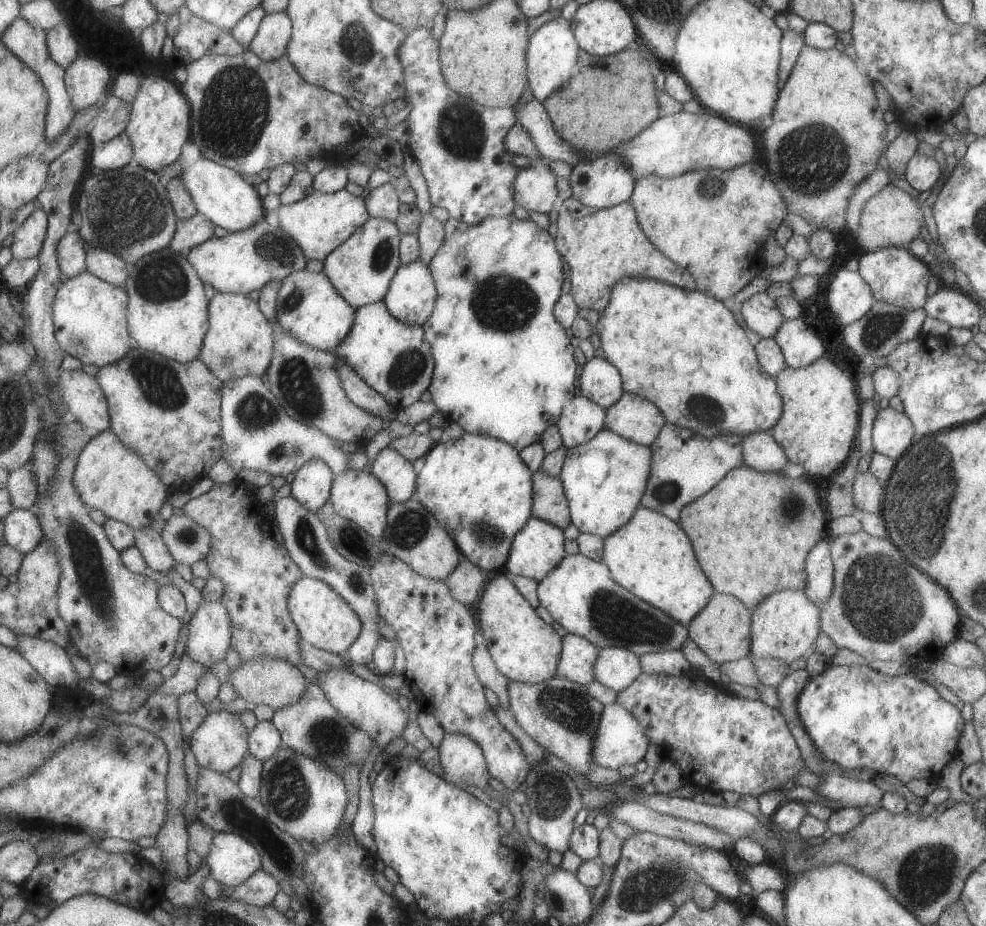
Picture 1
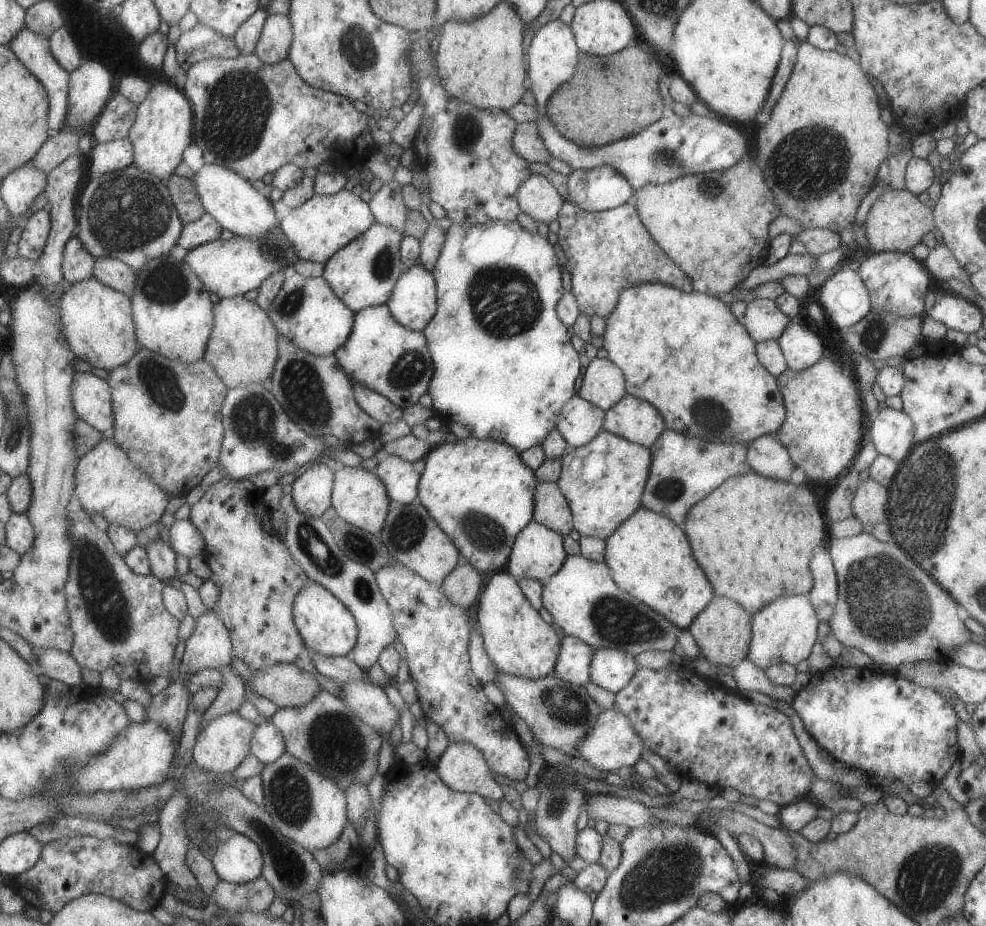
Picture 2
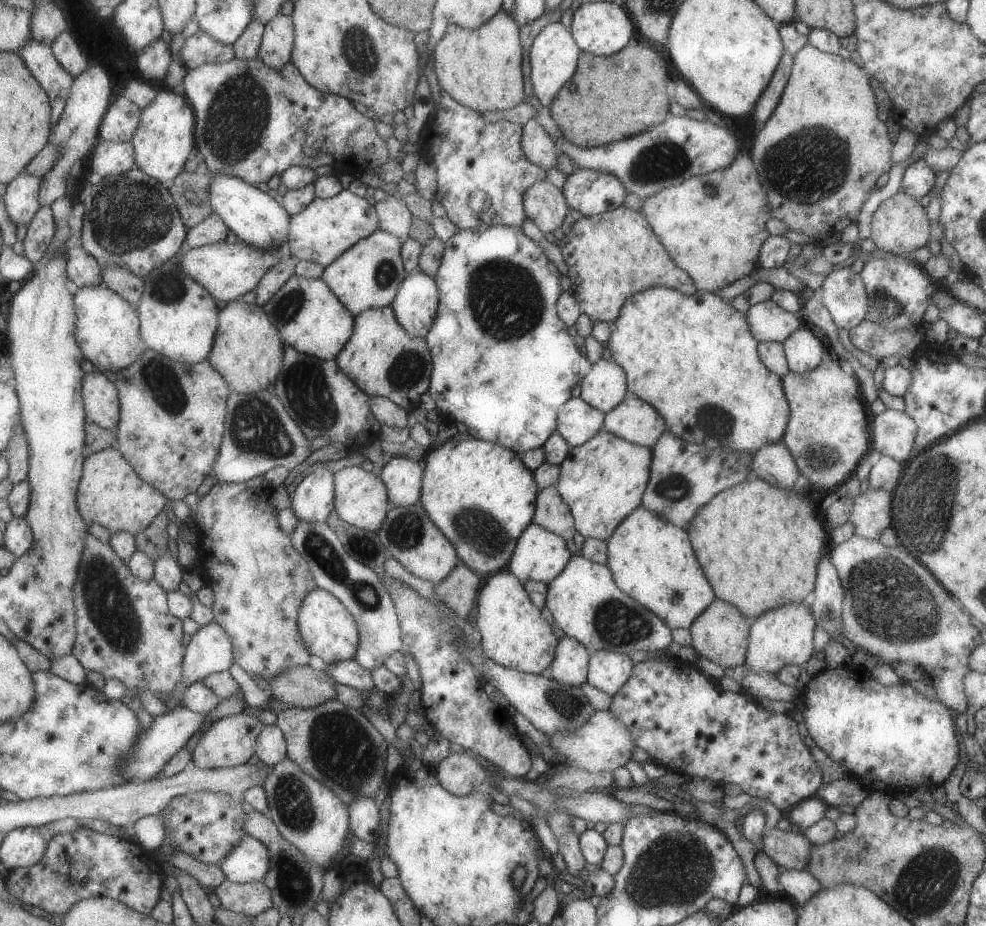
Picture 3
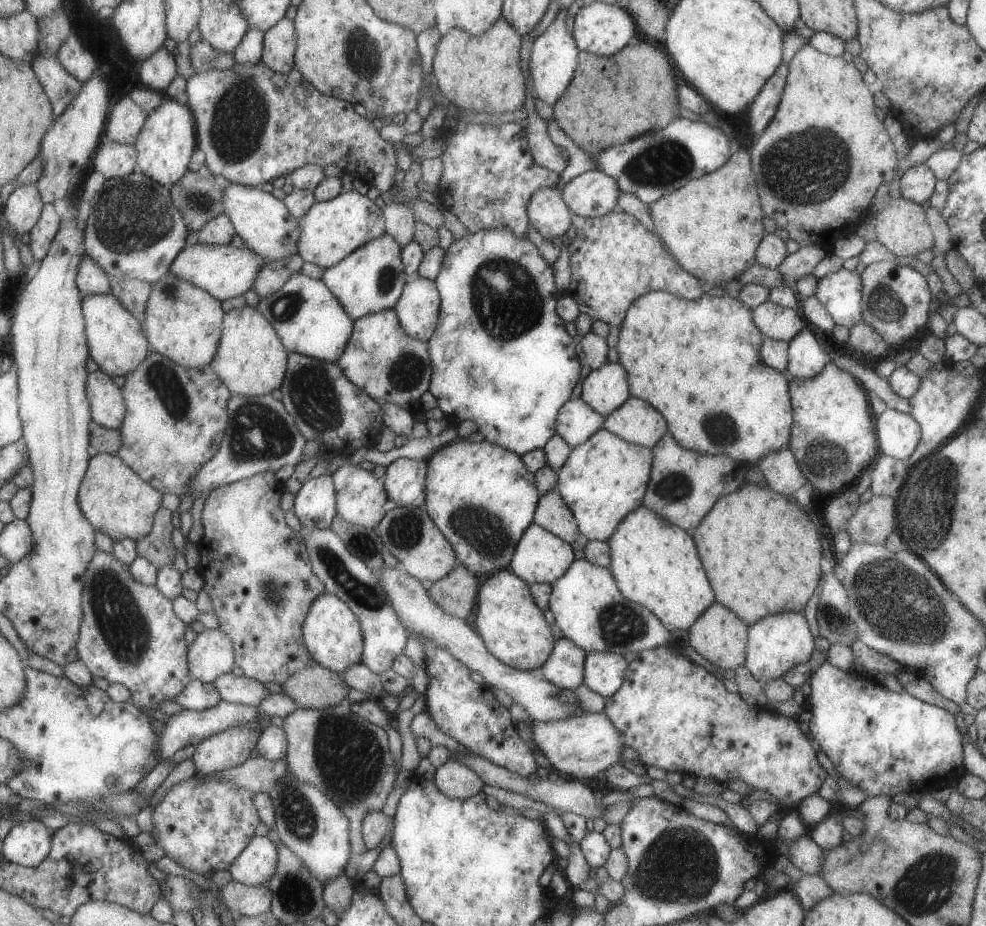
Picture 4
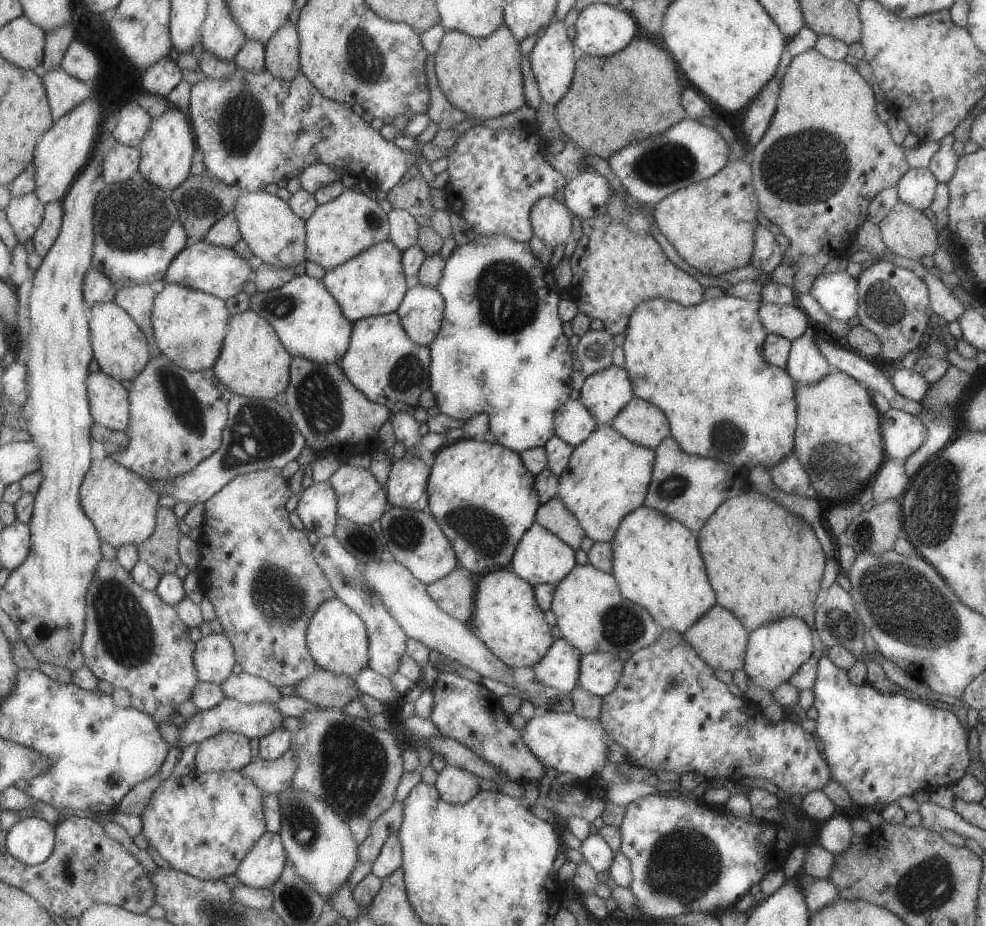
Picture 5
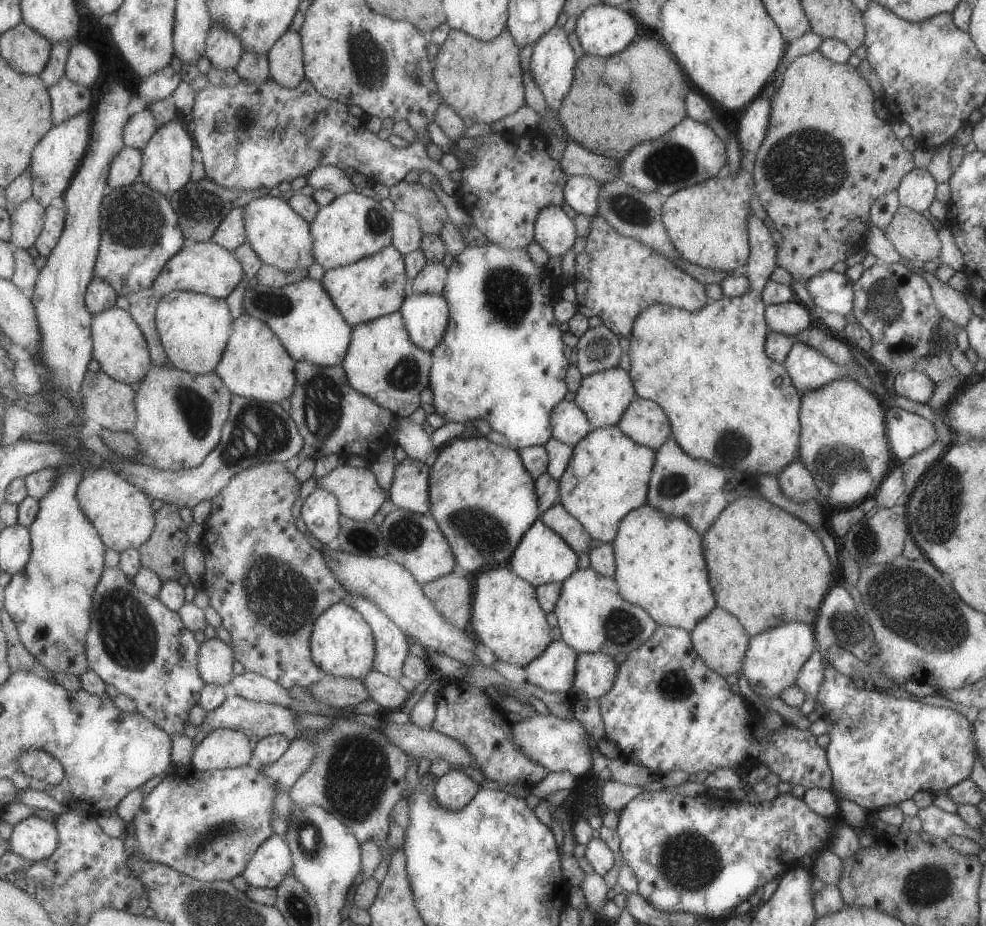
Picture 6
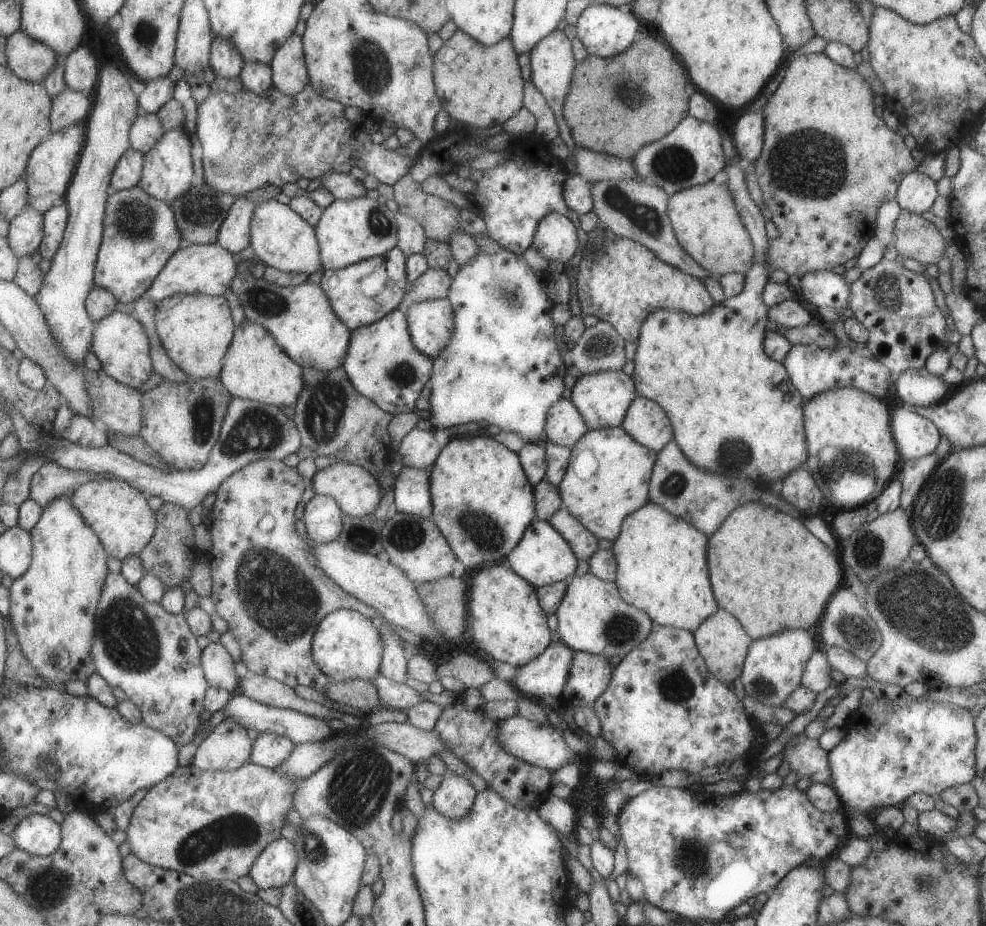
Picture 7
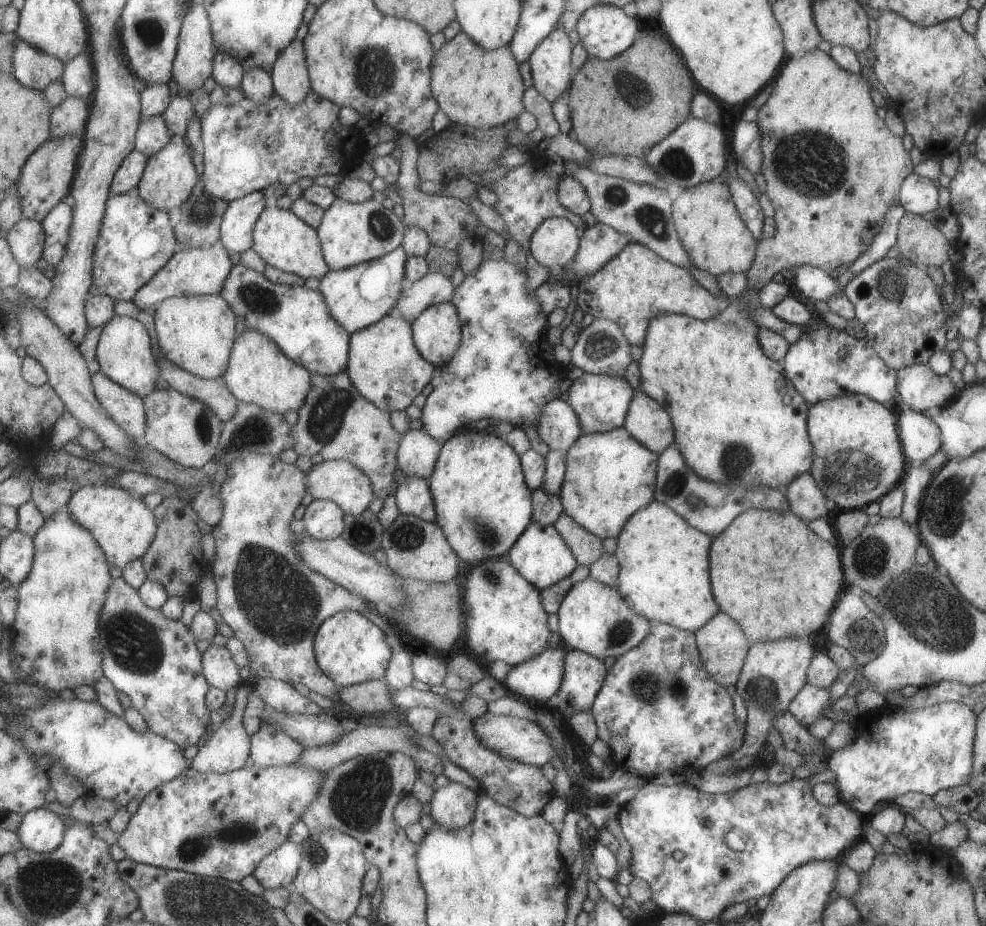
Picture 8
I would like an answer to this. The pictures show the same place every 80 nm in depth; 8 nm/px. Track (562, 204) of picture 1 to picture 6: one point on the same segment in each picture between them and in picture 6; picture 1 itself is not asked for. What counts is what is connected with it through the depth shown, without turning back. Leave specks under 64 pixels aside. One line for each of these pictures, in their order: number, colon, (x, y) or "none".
2: (606, 251)
3: (610, 256)
4: (613, 259)
5: (613, 269)
6: (616, 277)

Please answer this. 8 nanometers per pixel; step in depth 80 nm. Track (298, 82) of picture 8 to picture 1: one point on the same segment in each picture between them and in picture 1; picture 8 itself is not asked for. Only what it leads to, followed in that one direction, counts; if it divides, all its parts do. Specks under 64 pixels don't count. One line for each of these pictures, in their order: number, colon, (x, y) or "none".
1: (269, 43)
2: (272, 46)
3: (276, 44)
4: (279, 42)
5: (281, 50)
6: (284, 58)
7: (289, 75)

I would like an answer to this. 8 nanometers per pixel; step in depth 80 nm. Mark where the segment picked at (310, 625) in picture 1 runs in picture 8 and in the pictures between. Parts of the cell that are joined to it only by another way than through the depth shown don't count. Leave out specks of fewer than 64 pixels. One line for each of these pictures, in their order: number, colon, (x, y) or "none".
2: (326, 627)
3: (329, 632)
4: (331, 633)
5: (336, 637)
6: (341, 643)
7: (346, 645)
8: (349, 649)

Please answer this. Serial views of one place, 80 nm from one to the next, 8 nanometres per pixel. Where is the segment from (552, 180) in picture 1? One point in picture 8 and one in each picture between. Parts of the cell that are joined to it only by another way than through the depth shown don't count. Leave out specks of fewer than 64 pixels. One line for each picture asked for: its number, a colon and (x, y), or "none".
2: (536, 197)
3: (544, 204)
4: (547, 213)
5: (550, 220)
6: (554, 232)
7: (555, 239)
8: (554, 242)

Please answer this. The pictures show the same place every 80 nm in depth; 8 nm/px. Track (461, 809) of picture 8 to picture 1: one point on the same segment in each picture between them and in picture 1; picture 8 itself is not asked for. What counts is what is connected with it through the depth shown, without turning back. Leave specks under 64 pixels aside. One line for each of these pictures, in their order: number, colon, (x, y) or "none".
1: (462, 763)
2: (462, 768)
3: (460, 774)
4: (453, 779)
5: (455, 786)
6: (453, 790)
7: (453, 798)

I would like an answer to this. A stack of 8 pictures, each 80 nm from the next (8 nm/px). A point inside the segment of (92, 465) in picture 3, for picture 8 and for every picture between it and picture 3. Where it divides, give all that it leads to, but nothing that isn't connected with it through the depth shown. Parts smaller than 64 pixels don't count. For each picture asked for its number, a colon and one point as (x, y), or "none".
4: (119, 503)
5: (123, 505)
6: (123, 513)
7: (120, 514)
8: (122, 523)

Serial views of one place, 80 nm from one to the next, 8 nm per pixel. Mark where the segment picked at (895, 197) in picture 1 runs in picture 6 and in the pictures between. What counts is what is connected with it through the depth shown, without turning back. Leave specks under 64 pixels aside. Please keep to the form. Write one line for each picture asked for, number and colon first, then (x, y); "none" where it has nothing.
2: (896, 221)
3: (899, 225)
4: (901, 226)
5: (906, 232)
6: (911, 234)

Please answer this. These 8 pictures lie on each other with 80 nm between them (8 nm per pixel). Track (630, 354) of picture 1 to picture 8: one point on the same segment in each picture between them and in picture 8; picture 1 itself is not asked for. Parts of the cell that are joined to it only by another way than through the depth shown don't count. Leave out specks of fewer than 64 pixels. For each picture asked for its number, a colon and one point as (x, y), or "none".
2: (685, 354)
3: (672, 346)
4: (697, 362)
5: (702, 366)
6: (728, 403)
7: (733, 411)
8: (737, 418)

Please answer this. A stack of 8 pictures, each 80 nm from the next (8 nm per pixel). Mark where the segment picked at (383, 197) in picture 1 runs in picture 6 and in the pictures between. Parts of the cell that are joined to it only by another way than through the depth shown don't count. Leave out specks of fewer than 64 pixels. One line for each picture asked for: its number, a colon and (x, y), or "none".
2: (386, 206)
3: (394, 218)
4: (399, 221)
5: (403, 232)
6: (406, 234)

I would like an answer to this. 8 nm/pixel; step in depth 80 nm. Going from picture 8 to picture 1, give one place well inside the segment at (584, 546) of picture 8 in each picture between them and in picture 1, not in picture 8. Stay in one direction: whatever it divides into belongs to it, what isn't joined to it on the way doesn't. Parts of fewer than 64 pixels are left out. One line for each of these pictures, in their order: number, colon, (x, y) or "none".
1: (549, 504)
2: (550, 509)
3: (551, 513)
4: (551, 513)
5: (552, 515)
6: (556, 517)
7: (583, 544)

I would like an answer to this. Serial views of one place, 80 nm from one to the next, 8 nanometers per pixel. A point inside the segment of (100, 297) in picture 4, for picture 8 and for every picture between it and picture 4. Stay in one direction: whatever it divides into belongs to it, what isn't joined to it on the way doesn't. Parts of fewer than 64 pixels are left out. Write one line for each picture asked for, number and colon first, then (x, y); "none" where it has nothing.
5: (121, 346)
6: (120, 346)
7: (122, 344)
8: (124, 352)

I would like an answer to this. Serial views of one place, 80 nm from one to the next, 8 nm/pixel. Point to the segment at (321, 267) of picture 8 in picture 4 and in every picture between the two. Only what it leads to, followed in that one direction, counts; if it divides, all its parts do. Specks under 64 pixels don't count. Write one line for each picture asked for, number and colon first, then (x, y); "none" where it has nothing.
4: (262, 221)
5: (275, 235)
6: (278, 237)
7: (279, 237)

